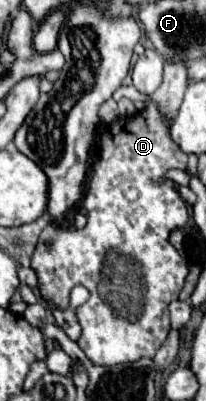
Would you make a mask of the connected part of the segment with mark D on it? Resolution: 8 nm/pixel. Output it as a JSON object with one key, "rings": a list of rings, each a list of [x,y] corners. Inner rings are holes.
{"rings":[[[146,100],[144,110],[140,110],[132,118],[118,118],[108,126],[100,126],[98,146],[100,154],[98,160],[92,164],[88,188],[82,196],[82,206],[86,210],[88,220],[86,226],[74,232],[54,226],[44,228],[32,256],[32,270],[38,276],[42,300],[52,302],[56,308],[68,308],[70,290],[76,284],[82,284],[90,290],[90,300],[76,308],[76,318],[82,326],[78,346],[92,364],[116,366],[136,362],[142,356],[152,358],[168,336],[168,304],[172,300],[178,300],[178,294],[184,286],[184,278],[188,276],[188,266],[178,254],[178,250],[168,242],[168,234],[186,226],[188,210],[186,202],[176,192],[174,182],[166,180],[164,174],[172,168],[184,170],[188,156],[180,152],[180,148],[172,142],[168,134],[168,118],[158,110],[158,104],[152,100]]]}

